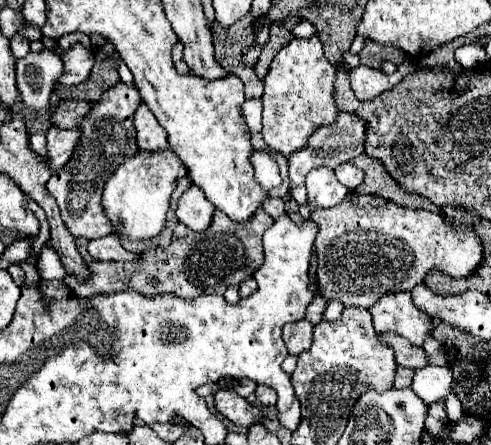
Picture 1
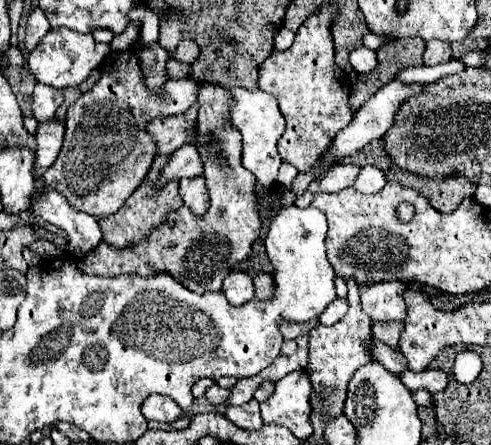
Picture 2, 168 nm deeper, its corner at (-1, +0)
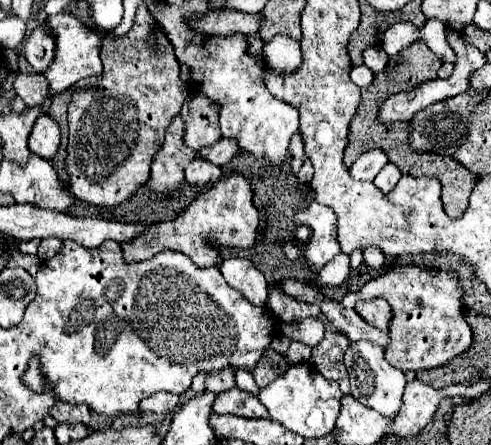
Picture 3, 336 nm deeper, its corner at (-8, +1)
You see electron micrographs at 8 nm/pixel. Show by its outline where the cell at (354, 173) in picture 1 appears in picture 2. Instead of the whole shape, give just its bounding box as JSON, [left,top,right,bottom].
[353,166,387,194]

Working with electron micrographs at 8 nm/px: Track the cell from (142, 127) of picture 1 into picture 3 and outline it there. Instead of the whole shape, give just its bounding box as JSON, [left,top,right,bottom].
[180,91,222,151]

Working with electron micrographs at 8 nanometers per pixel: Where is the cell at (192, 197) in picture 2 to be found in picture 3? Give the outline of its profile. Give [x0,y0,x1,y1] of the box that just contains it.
[186,157,222,185]

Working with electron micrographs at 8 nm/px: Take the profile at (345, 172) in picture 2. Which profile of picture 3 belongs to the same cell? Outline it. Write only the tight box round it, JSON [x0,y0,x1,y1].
[350,149,388,181]

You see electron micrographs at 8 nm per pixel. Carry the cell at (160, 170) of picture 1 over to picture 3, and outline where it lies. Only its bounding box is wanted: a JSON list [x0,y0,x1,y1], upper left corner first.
[198,137,240,165]

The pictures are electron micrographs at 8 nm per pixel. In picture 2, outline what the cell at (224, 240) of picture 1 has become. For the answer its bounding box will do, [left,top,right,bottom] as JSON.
[77,80,261,294]

